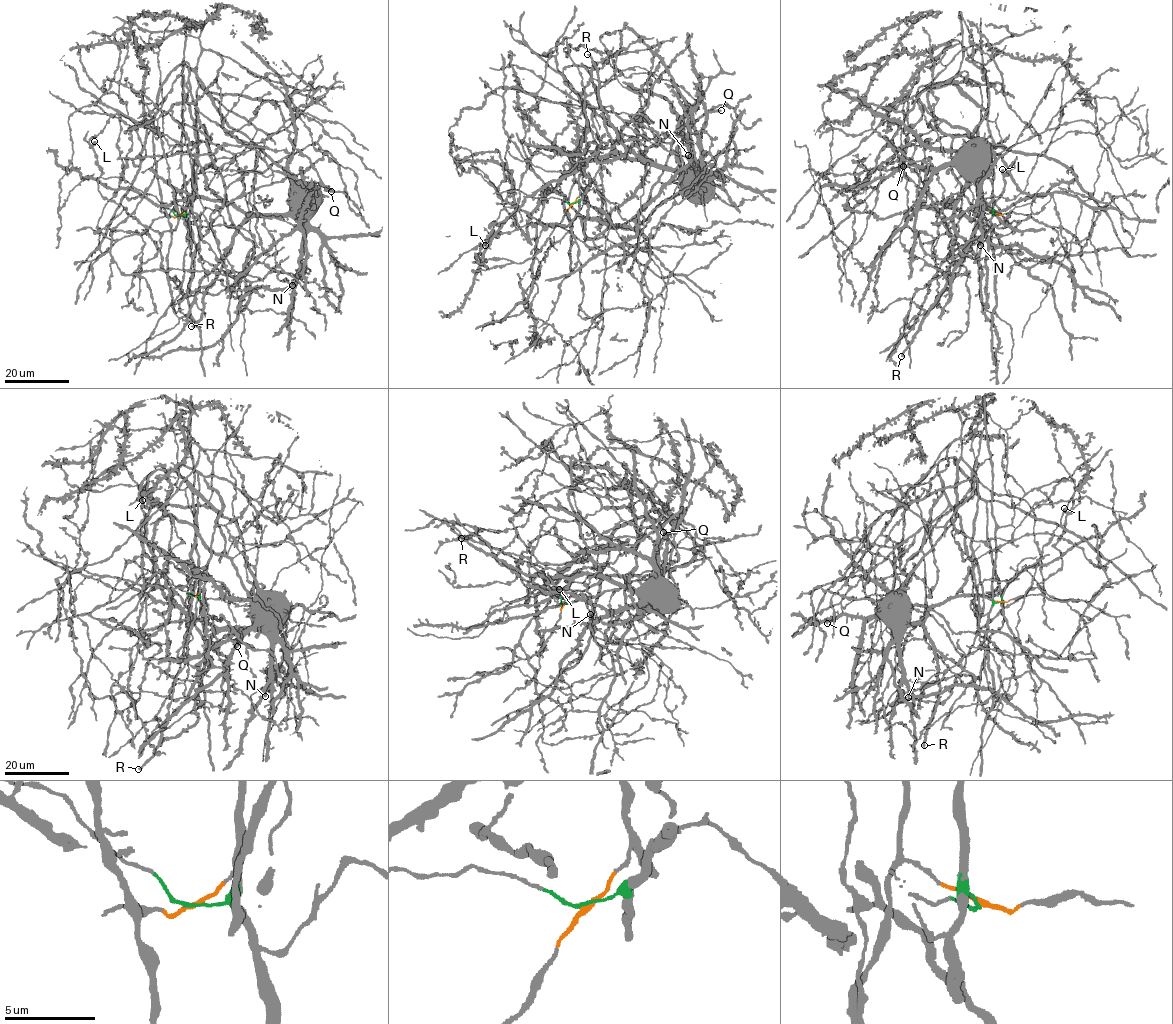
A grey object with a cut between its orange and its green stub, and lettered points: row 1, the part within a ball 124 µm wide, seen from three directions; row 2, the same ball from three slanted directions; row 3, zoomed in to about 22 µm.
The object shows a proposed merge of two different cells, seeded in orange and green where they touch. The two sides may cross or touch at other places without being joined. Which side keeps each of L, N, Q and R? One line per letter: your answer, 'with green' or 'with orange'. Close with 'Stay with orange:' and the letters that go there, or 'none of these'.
L: with orange
N: with orange
Q: with orange
R: with orange
Stay with orange: L, N, Q, R

